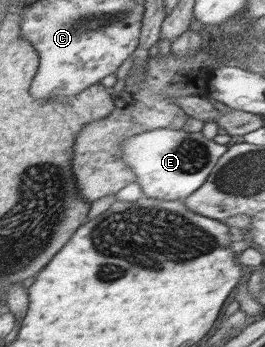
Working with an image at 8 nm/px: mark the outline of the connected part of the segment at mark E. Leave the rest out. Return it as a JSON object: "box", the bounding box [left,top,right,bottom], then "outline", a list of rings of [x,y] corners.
{"box":[121,128,227,201],"outline":[[[160,128],[126,138],[121,147],[121,160],[132,168],[136,182],[147,198],[174,201],[185,199],[200,189],[227,149],[226,144],[207,139],[202,132]]]}

